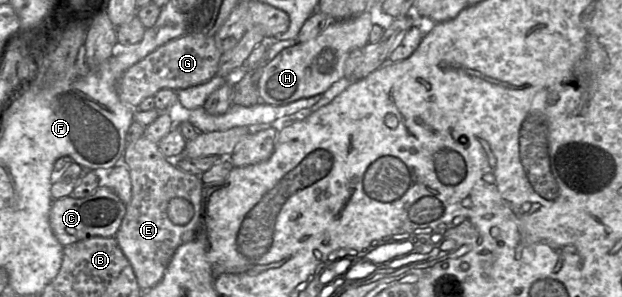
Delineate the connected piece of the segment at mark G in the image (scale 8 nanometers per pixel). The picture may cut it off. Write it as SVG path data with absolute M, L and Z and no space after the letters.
M185 34L129 67L118 81L117 94L124 104L137 108L144 99L153 97L161 89L178 91L206 83L217 74L221 56L214 36Z

